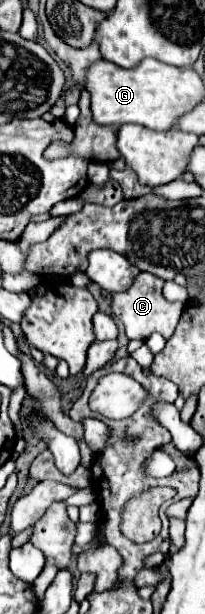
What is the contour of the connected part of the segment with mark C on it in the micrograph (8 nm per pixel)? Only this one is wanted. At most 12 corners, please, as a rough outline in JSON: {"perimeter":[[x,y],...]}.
{"perimeter":[[139,272],[111,296],[129,340],[173,336],[185,304],[167,302],[163,280]]}

